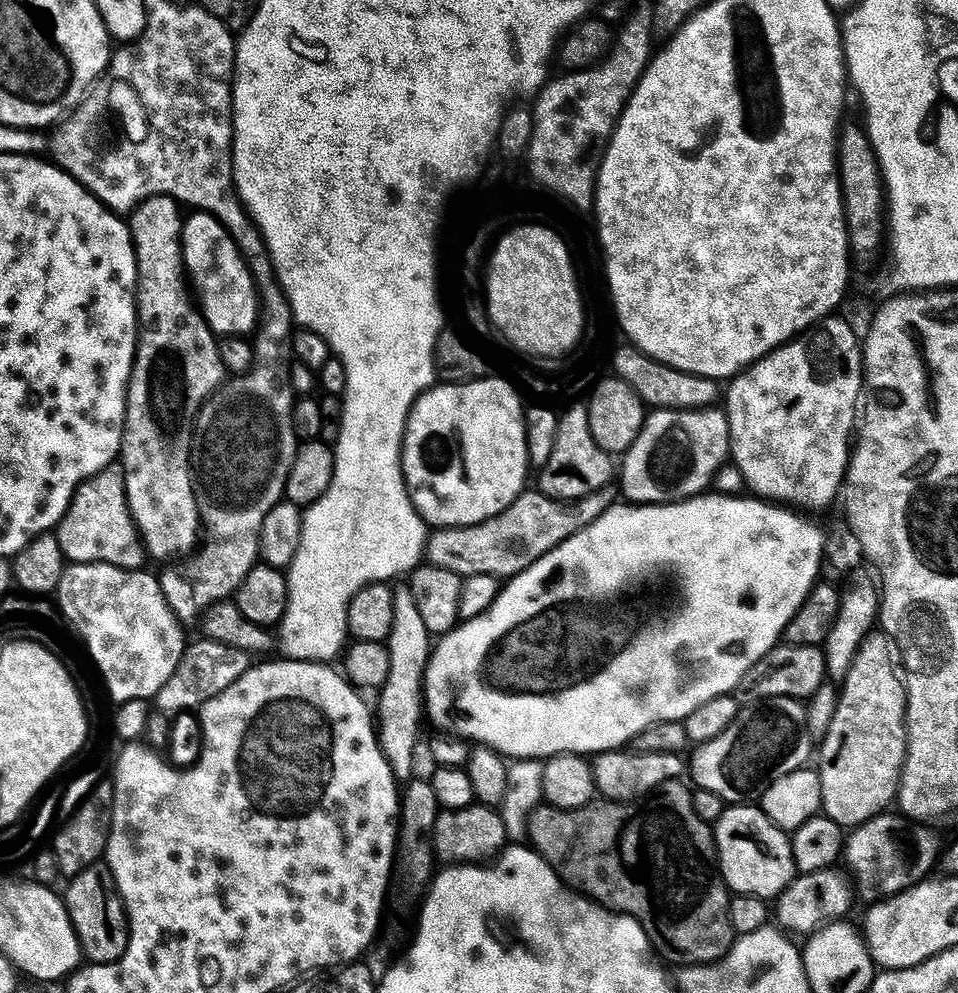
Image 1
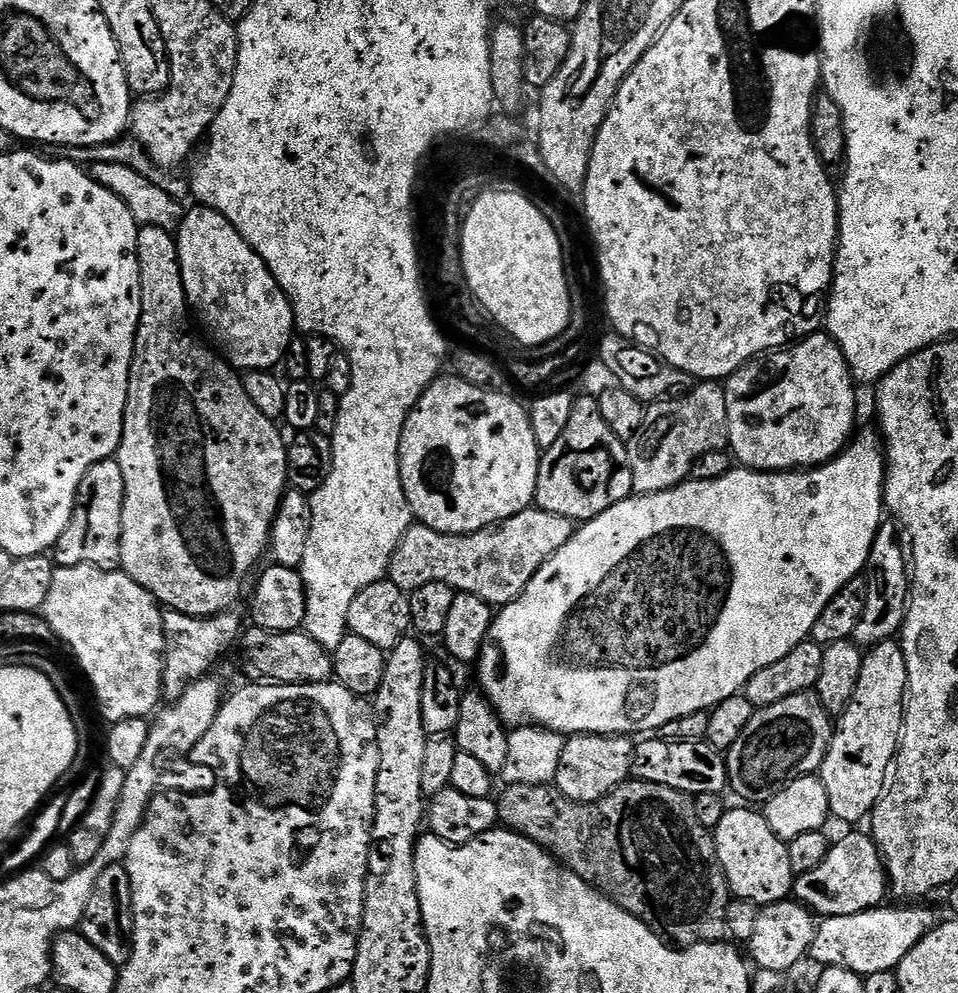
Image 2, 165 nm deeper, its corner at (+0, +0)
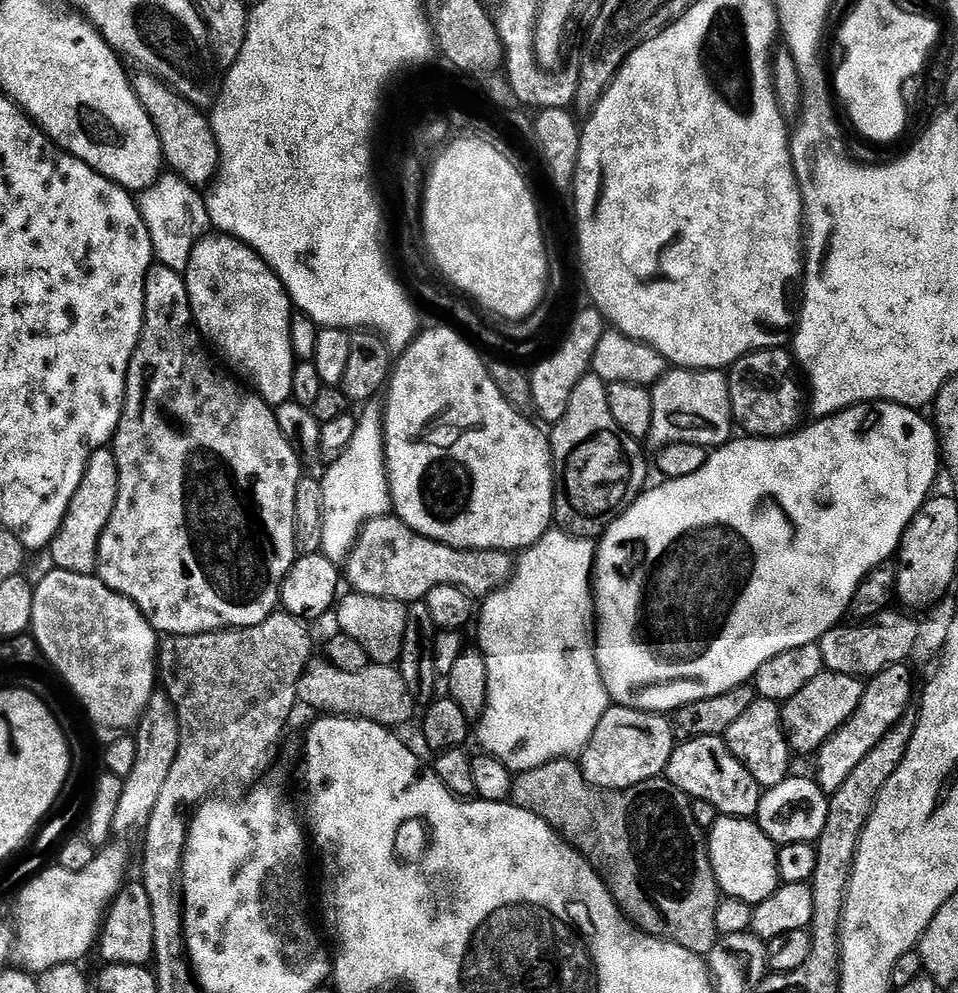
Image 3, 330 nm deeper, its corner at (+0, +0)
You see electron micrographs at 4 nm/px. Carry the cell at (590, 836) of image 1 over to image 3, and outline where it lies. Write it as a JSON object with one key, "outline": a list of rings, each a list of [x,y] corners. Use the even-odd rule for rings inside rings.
{"outline":[[[565,758],[563,760],[551,760],[542,766],[538,766],[534,770],[526,770],[525,772],[519,773],[512,781],[511,803],[517,804],[522,810],[530,810],[530,814],[538,814],[551,828],[555,828],[576,851],[583,854],[584,857],[592,863],[595,871],[603,876],[605,884],[608,885],[608,893],[616,899],[616,903],[620,905],[620,911],[623,912],[641,932],[647,932],[649,936],[659,936],[661,940],[667,943],[682,946],[686,950],[693,952],[696,956],[707,957],[708,952],[714,950],[718,939],[716,915],[720,909],[722,893],[716,881],[712,863],[708,857],[708,841],[705,833],[703,831],[700,833],[700,828],[696,825],[696,816],[692,813],[694,804],[685,792],[678,790],[664,778],[659,780],[647,780],[633,788],[623,788],[617,792],[608,792],[604,788],[595,788],[593,784],[586,782],[579,763],[577,763],[575,759]]]}

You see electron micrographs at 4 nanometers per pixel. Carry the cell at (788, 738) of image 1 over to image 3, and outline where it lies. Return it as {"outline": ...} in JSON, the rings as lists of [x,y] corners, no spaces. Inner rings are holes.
{"outline":[[[825,670],[818,674],[818,678],[813,678],[803,690],[798,690],[794,698],[783,701],[782,719],[788,745],[793,753],[819,752],[823,744],[850,719],[854,710],[858,710],[858,702],[862,702],[865,687],[863,679]]]}

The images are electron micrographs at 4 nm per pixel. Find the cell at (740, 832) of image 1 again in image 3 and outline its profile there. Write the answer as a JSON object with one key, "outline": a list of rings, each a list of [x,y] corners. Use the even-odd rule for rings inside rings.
{"outline":[[[720,816],[712,824],[712,833],[707,833],[708,857],[716,875],[721,893],[733,900],[741,900],[753,906],[763,905],[775,897],[780,887],[777,845],[760,829],[752,818]]]}

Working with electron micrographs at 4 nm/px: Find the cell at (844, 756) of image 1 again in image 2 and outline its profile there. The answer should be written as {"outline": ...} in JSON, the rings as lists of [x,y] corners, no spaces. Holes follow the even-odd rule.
{"outline":[[[899,639],[883,640],[880,644],[864,652],[862,670],[858,674],[858,686],[844,712],[839,713],[834,724],[832,741],[828,752],[820,763],[820,781],[826,786],[828,811],[833,817],[845,820],[848,826],[856,826],[859,820],[867,821],[873,808],[886,791],[886,781],[896,759],[896,750],[900,747],[900,731],[904,725],[904,706],[908,695],[908,671],[906,658],[900,648]]]}

